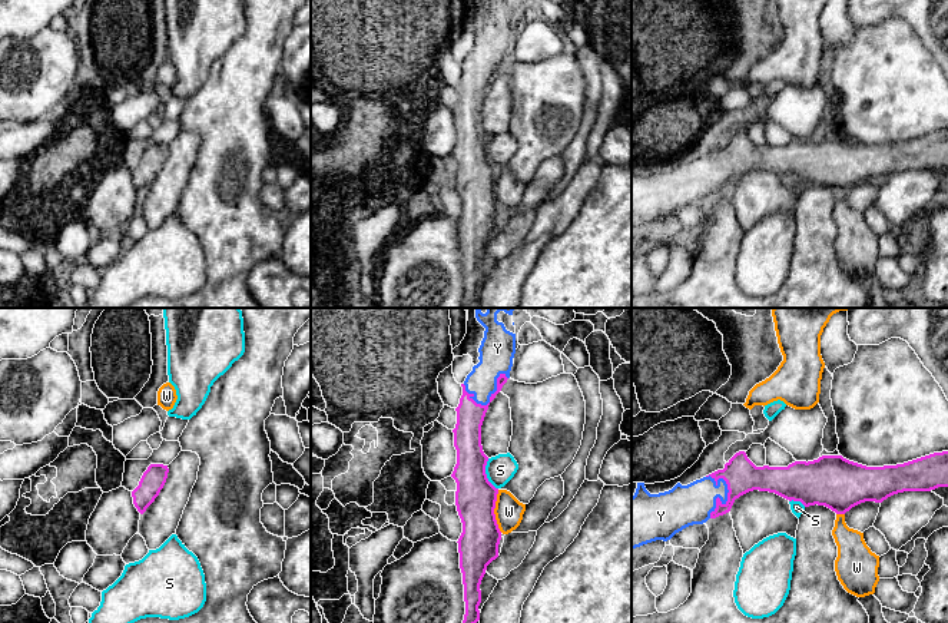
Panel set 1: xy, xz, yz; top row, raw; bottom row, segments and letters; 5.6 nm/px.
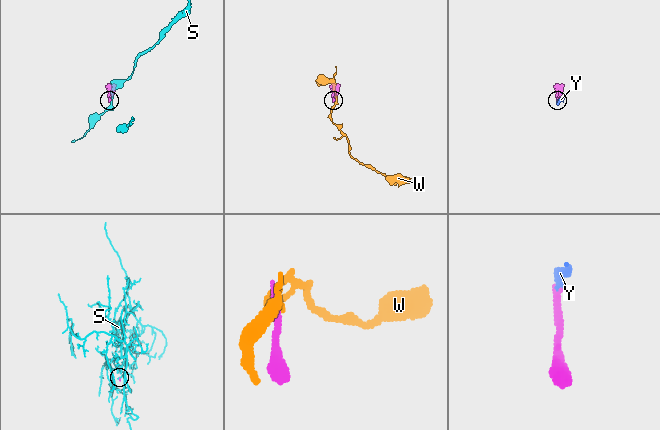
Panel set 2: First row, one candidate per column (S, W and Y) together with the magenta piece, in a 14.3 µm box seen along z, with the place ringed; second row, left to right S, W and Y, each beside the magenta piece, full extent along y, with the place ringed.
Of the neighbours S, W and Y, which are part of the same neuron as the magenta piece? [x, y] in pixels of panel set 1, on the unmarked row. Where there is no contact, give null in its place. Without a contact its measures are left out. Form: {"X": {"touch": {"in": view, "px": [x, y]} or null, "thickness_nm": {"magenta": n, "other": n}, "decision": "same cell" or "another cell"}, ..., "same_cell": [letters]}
{"S": {"touch": {"in": "xz", "px": [486, 153]}, "thickness_nm": {"magenta": 220, "other": 160}, "decision": "another cell"}, "W": {"touch": {"in": "xz", "px": [493, 191]}, "thickness_nm": {"magenta": 220, "other": 160}, "decision": "another cell"}, "Y": {"touch": {"in": "yz", "px": [728, 176]}, "thickness_nm": {"magenta": 190, "other": 220}, "decision": "same cell"}, "same_cell": ["Y"]}

